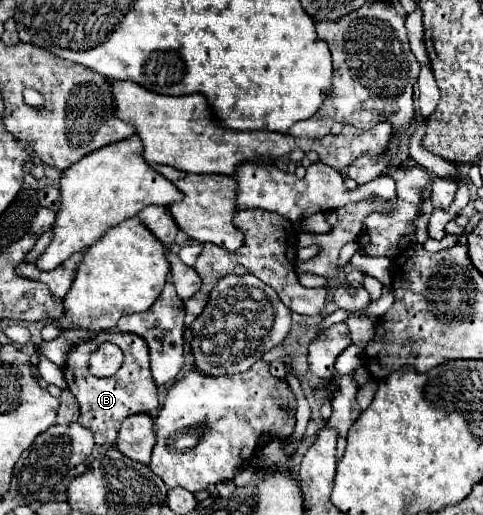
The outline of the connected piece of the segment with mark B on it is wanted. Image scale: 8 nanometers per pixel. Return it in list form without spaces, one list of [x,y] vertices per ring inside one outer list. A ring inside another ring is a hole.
[[[100,332],[96,334],[96,338],[86,340],[86,342],[78,342],[76,346],[72,346],[72,350],[68,352],[66,358],[66,366],[64,366],[64,378],[66,378],[66,386],[68,390],[76,396],[78,406],[80,406],[80,418],[78,422],[92,430],[94,442],[102,444],[102,446],[112,446],[118,438],[120,432],[120,424],[124,418],[132,416],[132,414],[158,414],[158,394],[156,394],[156,382],[150,374],[150,366],[148,366],[148,346],[146,342],[136,336],[136,334],[124,334],[124,332]],[[102,342],[112,342],[116,344],[122,352],[124,352],[124,364],[120,366],[120,370],[110,376],[110,378],[94,378],[88,372],[88,356],[94,352],[94,348],[98,348]]]

